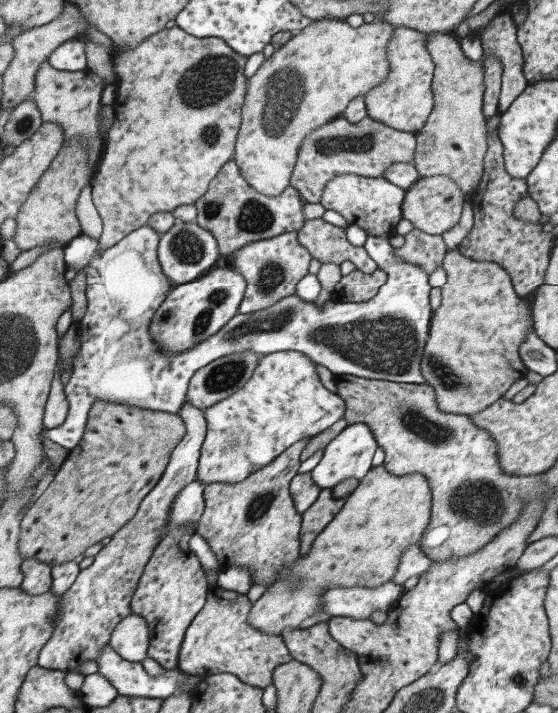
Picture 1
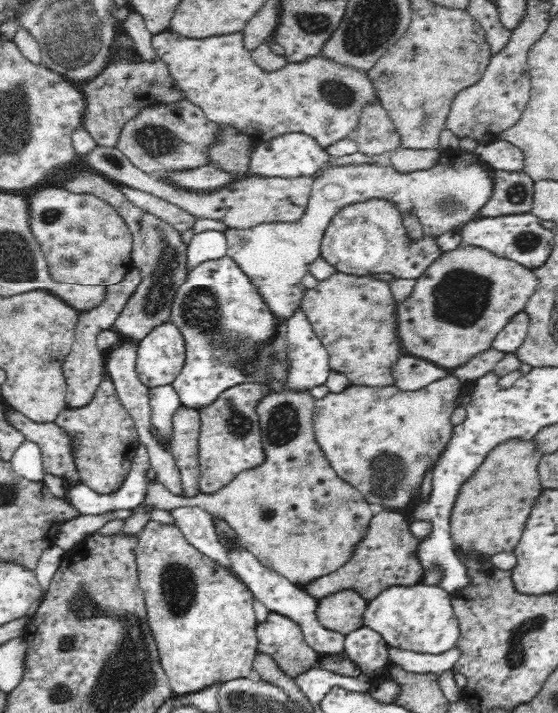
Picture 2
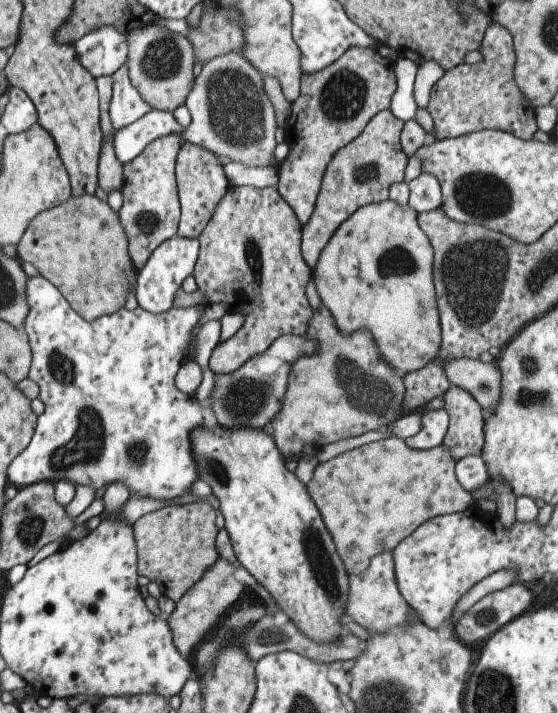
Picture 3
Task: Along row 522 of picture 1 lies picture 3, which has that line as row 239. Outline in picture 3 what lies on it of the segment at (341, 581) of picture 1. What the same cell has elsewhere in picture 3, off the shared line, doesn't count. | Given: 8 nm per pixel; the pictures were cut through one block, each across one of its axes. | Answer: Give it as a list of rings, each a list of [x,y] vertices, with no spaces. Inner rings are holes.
[[[391,200],[369,204],[351,214],[321,250],[313,272],[315,288],[321,298],[321,308],[333,318],[343,336],[355,332],[369,332],[375,340],[379,358],[393,368],[395,376],[403,378],[409,372],[421,370],[437,358],[441,344],[441,320],[433,282],[433,246],[427,234],[419,228],[417,212],[401,208]]]

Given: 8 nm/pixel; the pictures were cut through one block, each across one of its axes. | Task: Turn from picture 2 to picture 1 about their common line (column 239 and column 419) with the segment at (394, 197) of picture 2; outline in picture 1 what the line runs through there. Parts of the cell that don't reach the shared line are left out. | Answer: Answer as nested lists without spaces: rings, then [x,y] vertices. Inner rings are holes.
[[[417,228],[405,234],[405,246],[395,250],[399,258],[403,258],[409,264],[415,264],[417,268],[425,270],[431,274],[435,268],[443,266],[443,256],[445,256],[445,244],[441,236],[431,236],[423,234]]]

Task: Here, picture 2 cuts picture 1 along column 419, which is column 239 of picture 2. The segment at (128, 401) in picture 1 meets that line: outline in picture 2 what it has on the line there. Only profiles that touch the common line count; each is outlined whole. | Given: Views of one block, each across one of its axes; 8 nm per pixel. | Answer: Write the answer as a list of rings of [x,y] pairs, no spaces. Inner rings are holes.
[[[228,256],[222,260],[206,260],[188,274],[186,284],[174,296],[168,322],[178,326],[188,352],[186,366],[172,386],[182,406],[192,410],[206,408],[228,388],[246,384],[248,376],[240,372],[240,364],[252,360],[264,344],[276,340],[276,316],[272,308]]]

